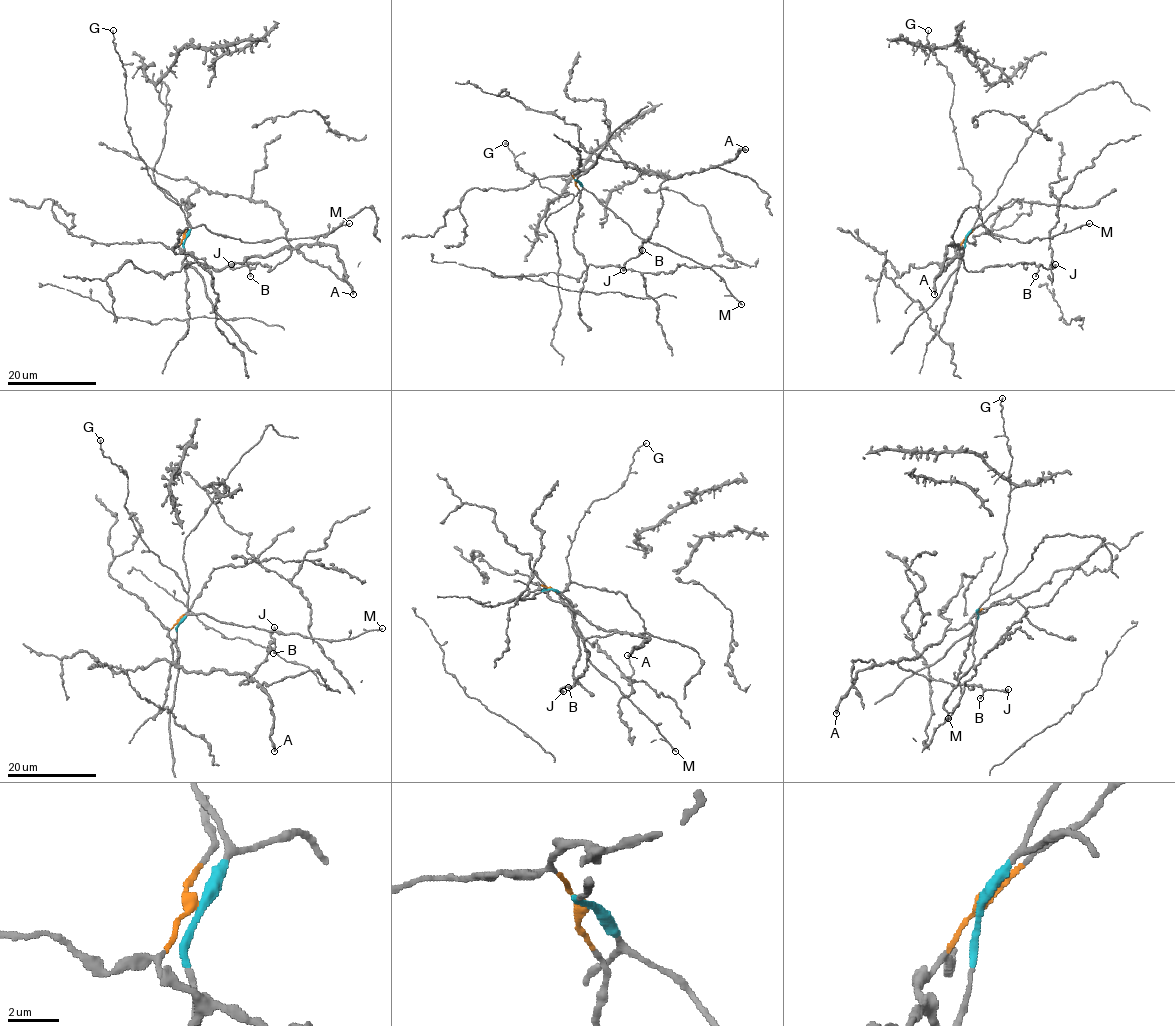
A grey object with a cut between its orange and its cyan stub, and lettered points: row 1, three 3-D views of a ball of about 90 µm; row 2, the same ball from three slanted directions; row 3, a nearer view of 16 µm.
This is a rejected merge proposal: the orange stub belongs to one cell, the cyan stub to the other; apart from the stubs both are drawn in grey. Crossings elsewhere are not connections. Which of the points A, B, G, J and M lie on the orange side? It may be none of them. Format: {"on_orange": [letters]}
{"on_orange": ["A", "B", "J"]}

